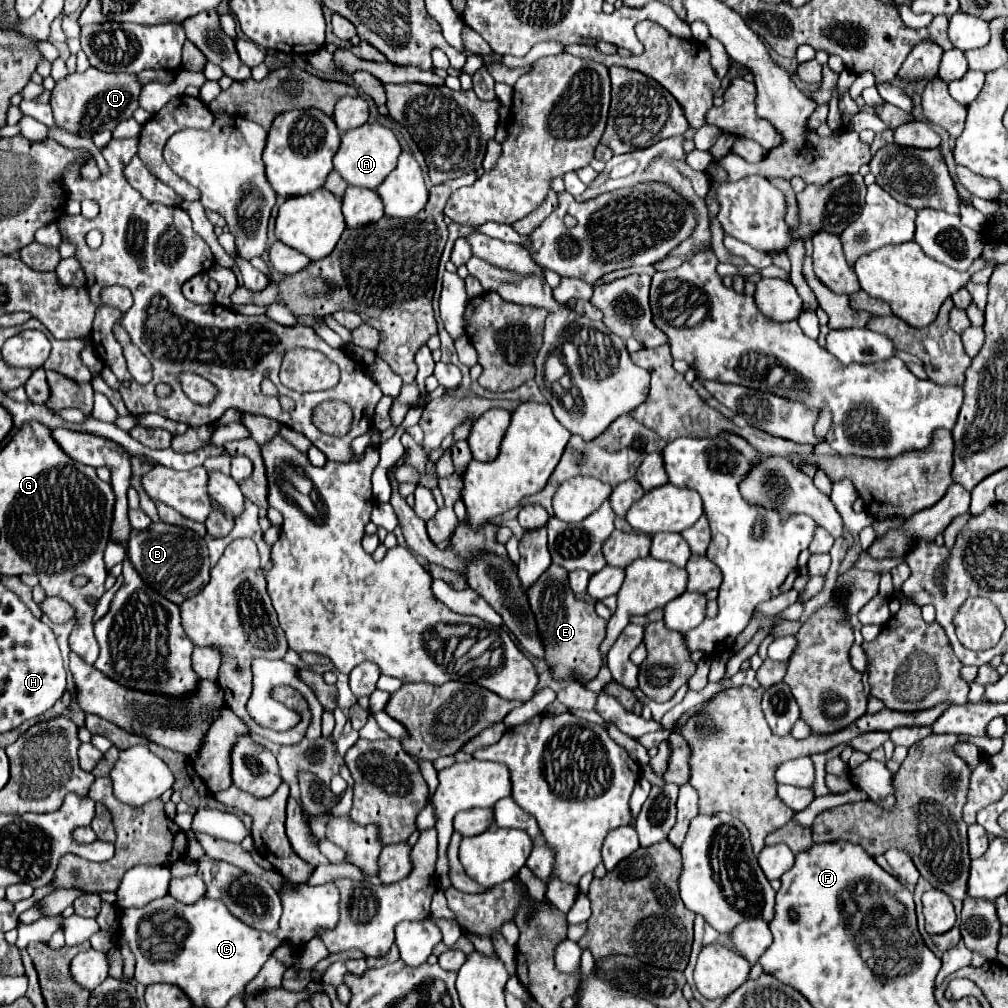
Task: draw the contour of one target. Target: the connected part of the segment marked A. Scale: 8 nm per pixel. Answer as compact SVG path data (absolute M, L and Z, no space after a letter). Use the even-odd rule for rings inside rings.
M363 124L341 136L341 148L335 154L333 164L335 164L335 170L351 186L377 188L389 176L389 172L395 170L399 154L401 154L401 144L391 128L381 126L381 124Z

